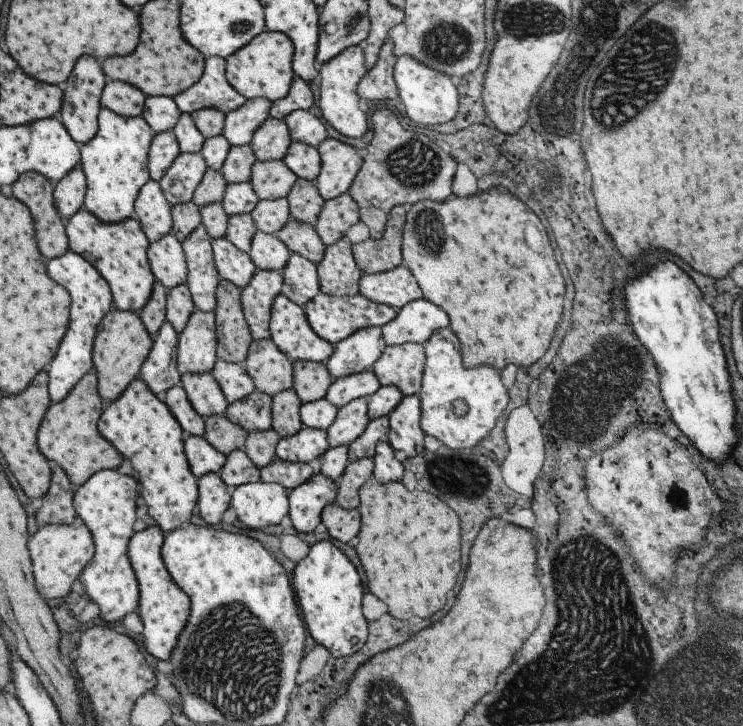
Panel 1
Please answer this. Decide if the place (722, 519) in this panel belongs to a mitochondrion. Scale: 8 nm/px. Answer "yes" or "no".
no

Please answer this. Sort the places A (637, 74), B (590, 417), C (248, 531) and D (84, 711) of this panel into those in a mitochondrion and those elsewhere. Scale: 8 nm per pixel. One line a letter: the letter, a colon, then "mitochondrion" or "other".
A: mitochondrion
B: mitochondrion
C: other
D: other

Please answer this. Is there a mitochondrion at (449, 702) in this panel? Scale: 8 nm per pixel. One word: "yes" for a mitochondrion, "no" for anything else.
no

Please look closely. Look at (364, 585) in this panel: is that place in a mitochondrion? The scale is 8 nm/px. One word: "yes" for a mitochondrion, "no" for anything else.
no

